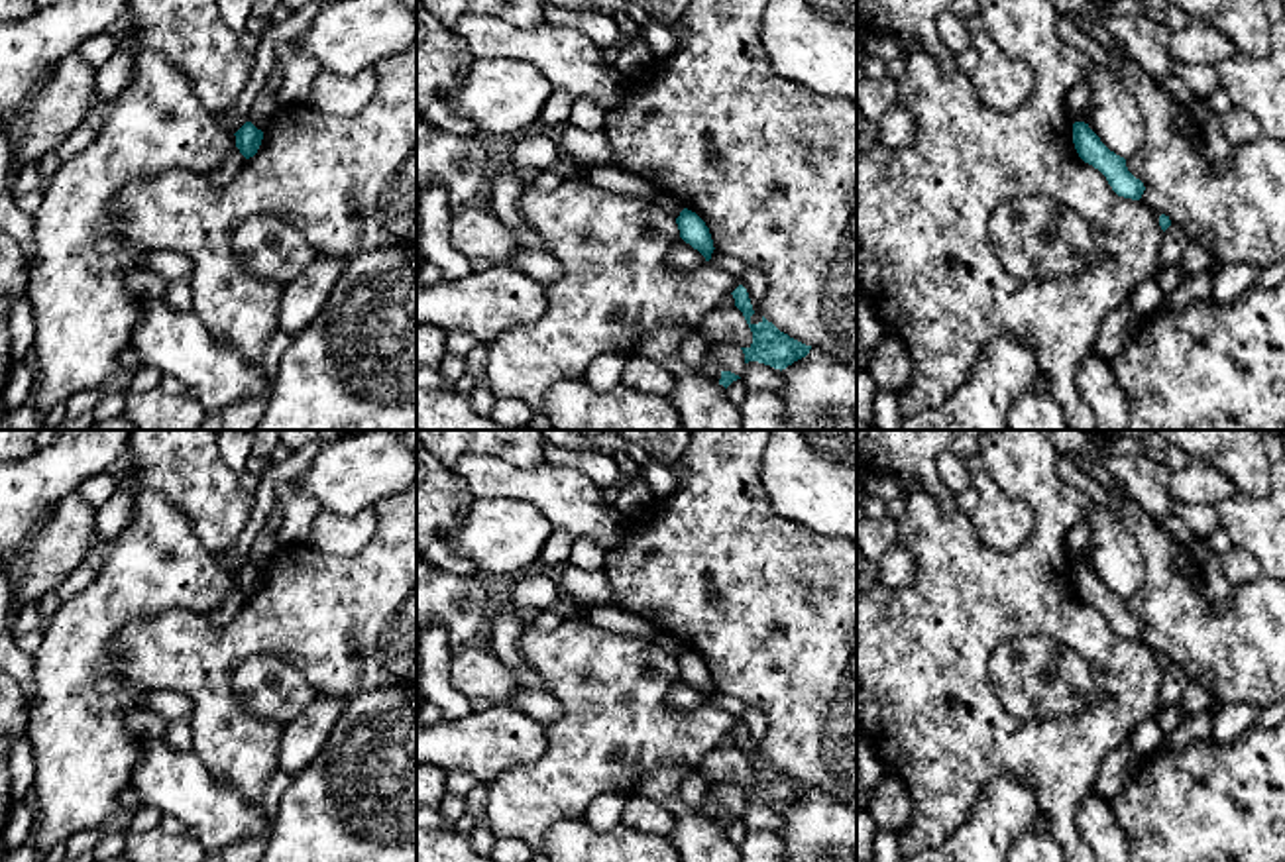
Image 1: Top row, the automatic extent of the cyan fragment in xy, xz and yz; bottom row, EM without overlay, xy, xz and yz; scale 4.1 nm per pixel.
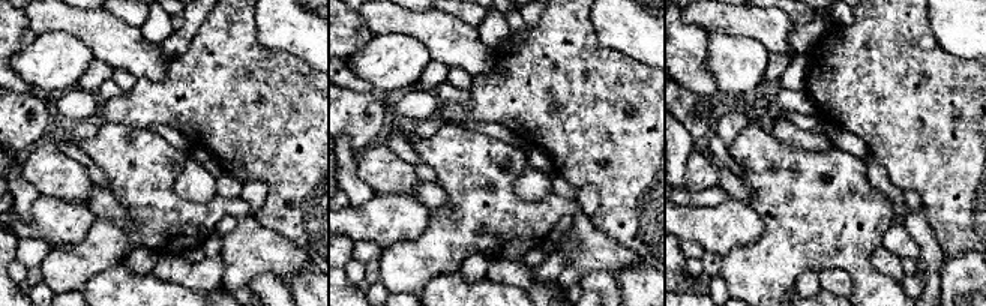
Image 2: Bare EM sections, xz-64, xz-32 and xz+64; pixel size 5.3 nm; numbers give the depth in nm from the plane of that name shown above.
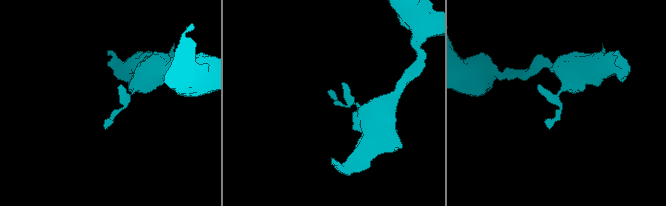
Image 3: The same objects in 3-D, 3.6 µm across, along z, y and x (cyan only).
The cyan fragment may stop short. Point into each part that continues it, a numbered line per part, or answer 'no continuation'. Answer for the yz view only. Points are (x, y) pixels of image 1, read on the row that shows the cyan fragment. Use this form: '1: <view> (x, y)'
no continuation

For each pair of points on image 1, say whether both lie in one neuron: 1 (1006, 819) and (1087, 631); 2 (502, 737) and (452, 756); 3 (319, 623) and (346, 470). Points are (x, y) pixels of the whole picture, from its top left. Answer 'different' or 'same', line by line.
1: different
2: same
3: different

